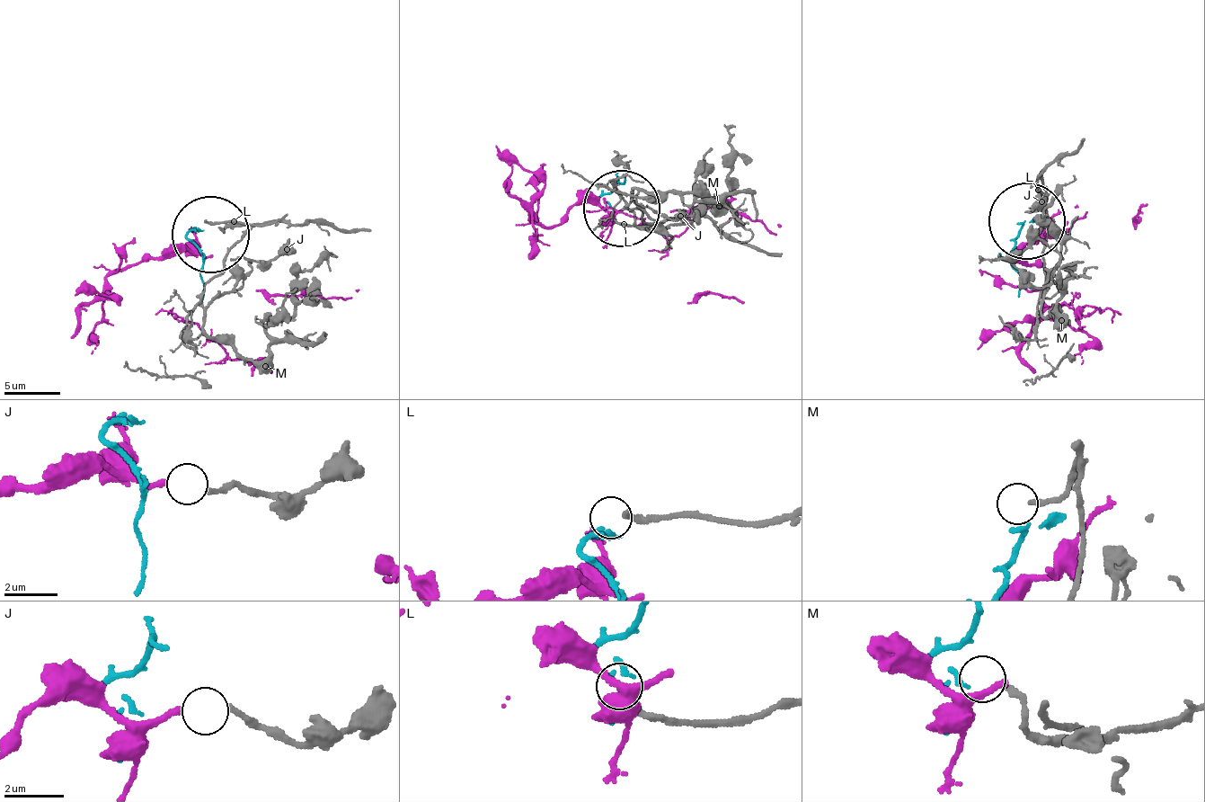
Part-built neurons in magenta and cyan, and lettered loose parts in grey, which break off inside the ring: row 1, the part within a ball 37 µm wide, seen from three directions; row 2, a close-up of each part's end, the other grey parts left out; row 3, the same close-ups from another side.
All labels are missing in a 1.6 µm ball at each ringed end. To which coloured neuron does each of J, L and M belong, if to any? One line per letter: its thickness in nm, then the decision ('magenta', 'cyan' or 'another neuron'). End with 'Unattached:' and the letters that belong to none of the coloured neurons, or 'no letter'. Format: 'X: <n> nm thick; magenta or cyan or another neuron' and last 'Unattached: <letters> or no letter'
J: 200 nm thick; magenta
L: 220 nm thick; another neuron
M: 220 nm thick; cyan
Unattached: L

